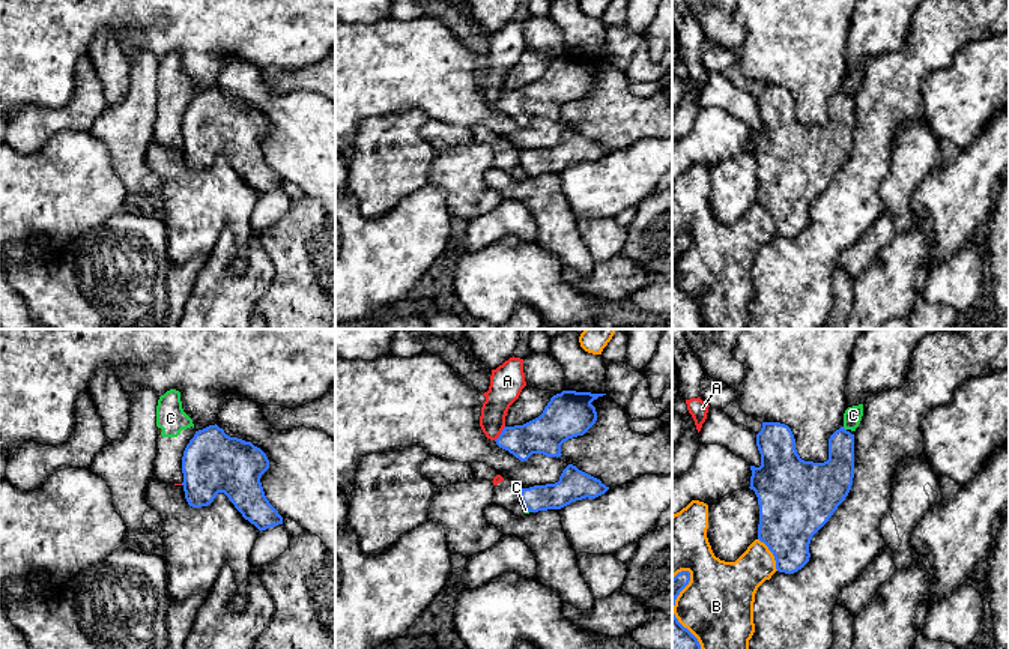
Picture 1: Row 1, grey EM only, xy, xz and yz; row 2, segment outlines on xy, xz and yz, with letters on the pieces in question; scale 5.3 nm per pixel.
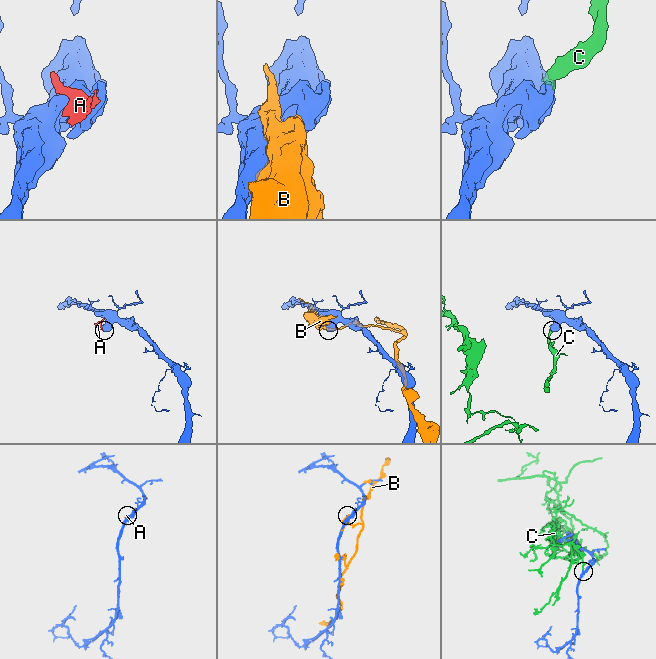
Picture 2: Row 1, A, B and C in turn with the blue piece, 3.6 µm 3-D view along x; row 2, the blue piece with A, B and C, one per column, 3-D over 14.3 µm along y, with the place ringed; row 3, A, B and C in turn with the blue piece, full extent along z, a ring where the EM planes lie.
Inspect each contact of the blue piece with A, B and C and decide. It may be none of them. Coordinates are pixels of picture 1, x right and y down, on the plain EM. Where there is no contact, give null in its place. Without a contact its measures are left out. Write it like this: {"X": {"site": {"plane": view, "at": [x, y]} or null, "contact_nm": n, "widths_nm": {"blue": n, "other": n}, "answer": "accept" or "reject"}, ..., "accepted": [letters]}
{"A": {"site": {"plane": "xz", "at": [501, 96]}, "contact_nm": 100, "widths_nm": {"blue": 200, "other": 170}, "answer": "reject"}, "B": {"site": {"plane": "yz", "at": [773, 218]}, "contact_nm": 200, "widths_nm": {"blue": 340, "other": 220}, "answer": "reject"}, "C": {"site": {"plane": "yz", "at": [844, 92]}, "contact_nm": 30, "widths_nm": {"blue": 180, "other": 100}, "answer": "reject"}, "accepted": []}

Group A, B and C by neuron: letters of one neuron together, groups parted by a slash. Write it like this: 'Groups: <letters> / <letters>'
Groups: A C / B

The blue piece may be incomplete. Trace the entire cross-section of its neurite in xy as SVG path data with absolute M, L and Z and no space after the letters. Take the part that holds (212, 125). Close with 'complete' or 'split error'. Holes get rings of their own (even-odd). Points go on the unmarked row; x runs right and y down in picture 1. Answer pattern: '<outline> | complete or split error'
M217 87L195 95L182 120L183 155L189 170L201 171L224 156L245 183L260 195L283 188L283 180L265 159L260 141L269 132L266 117L238 101L230 101Z | complete

